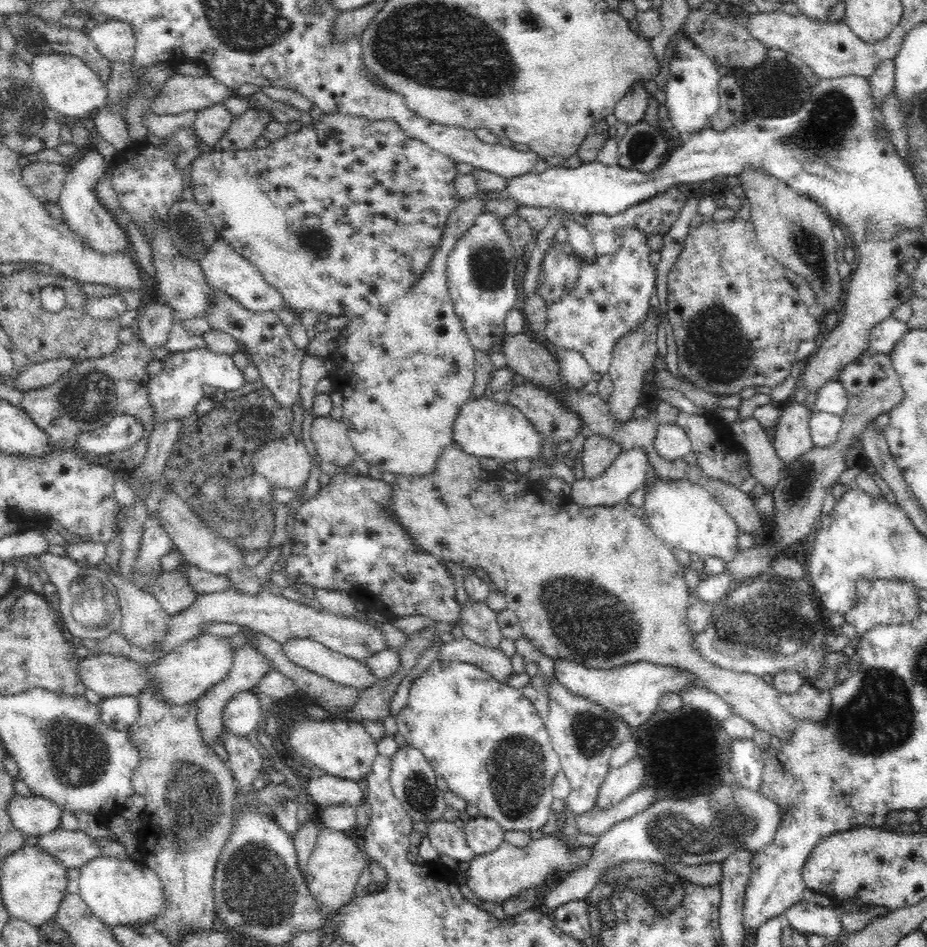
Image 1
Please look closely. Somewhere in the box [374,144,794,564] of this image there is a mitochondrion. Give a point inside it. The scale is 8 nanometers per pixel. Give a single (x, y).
(490, 266)

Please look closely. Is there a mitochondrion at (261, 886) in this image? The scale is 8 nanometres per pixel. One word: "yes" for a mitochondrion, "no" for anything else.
yes

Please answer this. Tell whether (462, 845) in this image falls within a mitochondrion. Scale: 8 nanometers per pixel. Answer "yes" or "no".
no

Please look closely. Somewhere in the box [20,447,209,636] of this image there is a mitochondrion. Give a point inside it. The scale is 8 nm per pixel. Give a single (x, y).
(66, 604)

